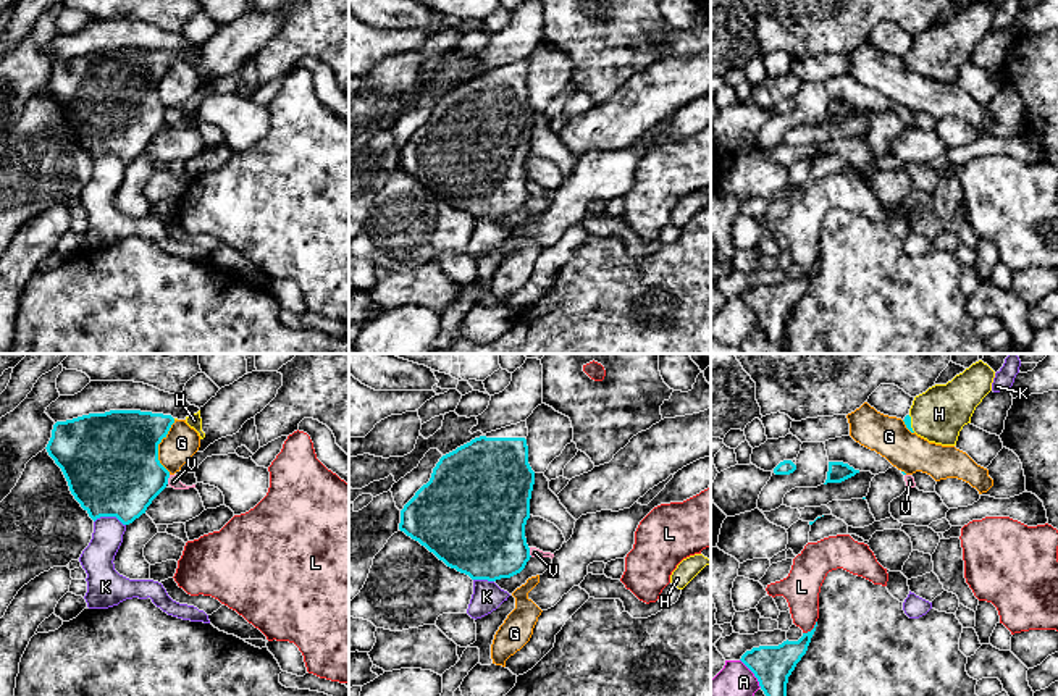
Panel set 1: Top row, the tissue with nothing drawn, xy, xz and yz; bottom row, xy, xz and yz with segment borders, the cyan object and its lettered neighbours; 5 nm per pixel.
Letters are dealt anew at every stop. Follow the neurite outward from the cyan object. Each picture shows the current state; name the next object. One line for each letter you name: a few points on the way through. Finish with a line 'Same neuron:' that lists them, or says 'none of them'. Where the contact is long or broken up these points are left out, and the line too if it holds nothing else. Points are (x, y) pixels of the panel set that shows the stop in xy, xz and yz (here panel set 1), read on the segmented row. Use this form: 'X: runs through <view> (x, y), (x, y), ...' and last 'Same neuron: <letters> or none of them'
H: runs through yz (906, 420), (910, 423), (939, 414)
Same neuron: H

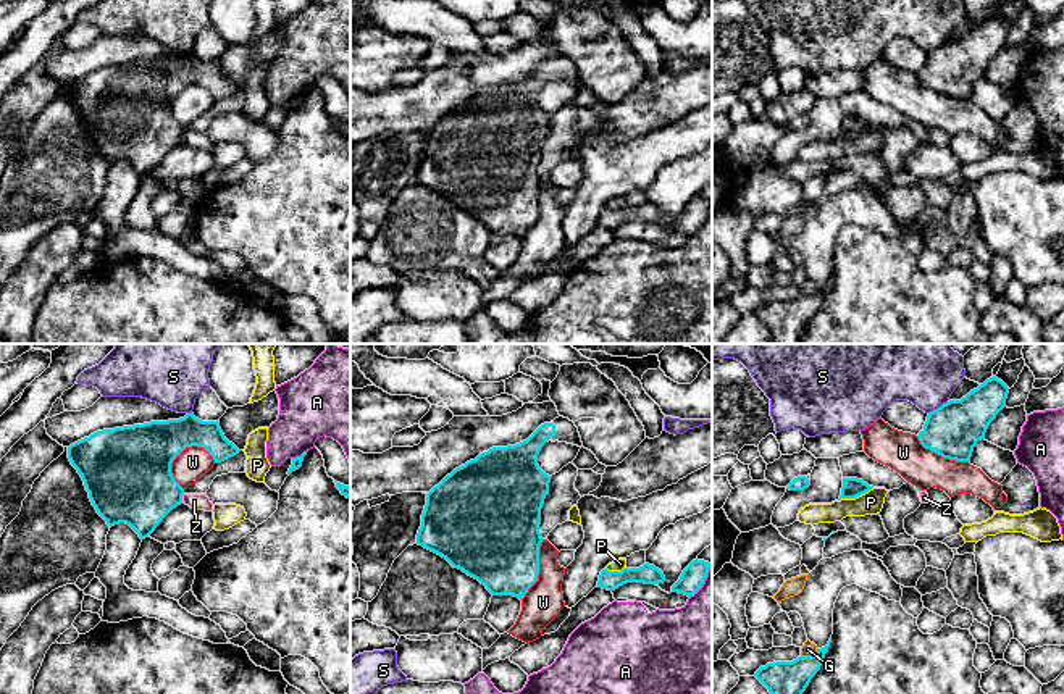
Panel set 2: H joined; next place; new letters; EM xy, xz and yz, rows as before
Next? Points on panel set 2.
Same neuron: none of them

